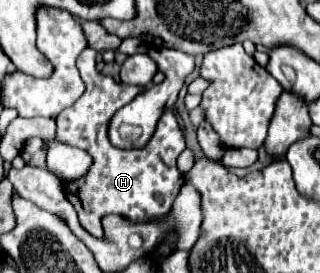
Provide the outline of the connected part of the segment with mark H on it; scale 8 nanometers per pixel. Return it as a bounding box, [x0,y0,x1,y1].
[58,49,186,237]

